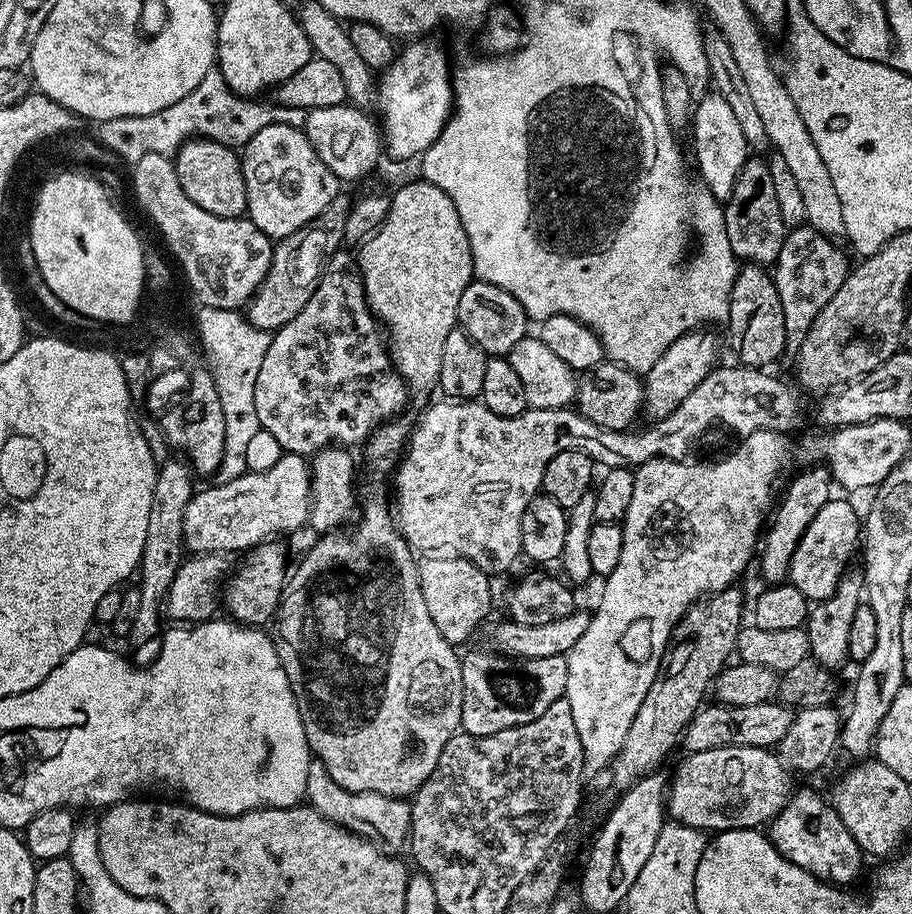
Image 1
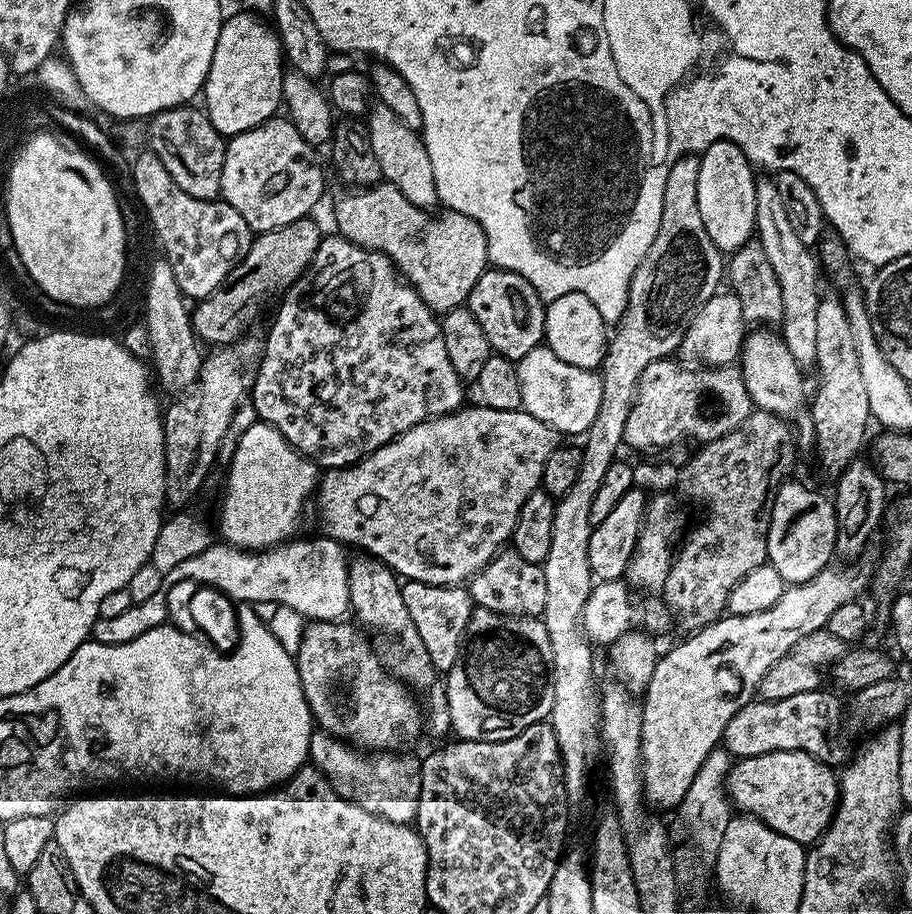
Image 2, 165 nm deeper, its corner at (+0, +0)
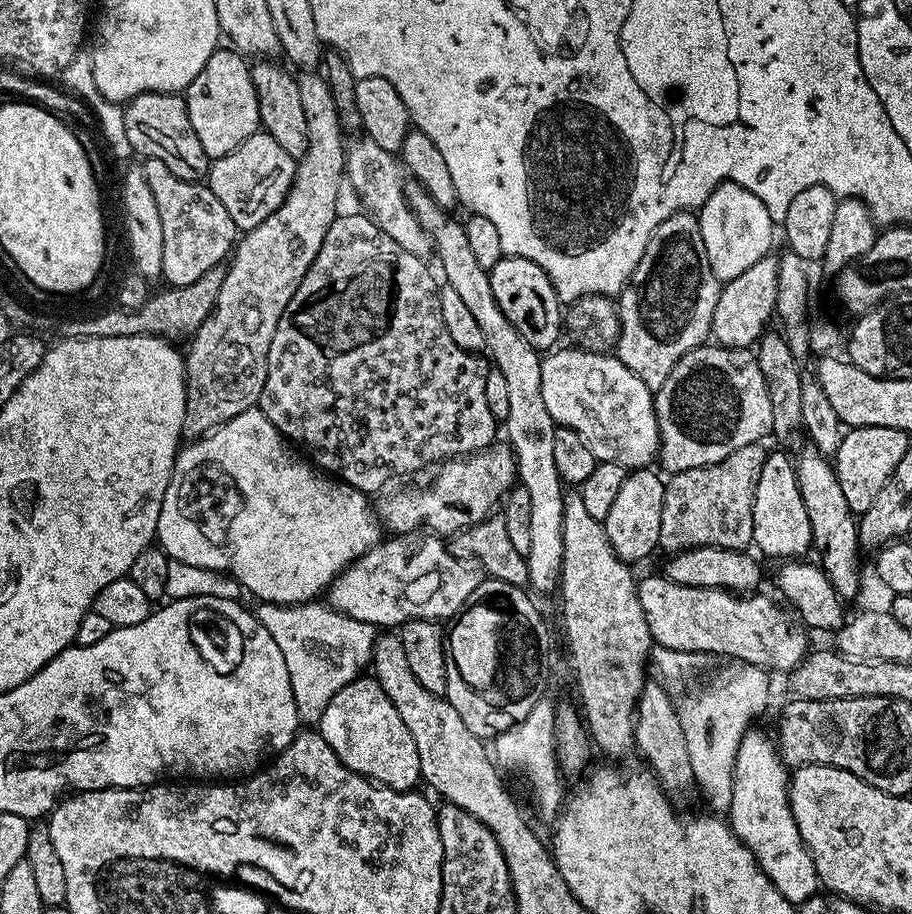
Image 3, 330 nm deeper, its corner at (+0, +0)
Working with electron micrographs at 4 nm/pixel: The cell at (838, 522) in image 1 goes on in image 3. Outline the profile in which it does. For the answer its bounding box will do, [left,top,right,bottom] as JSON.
[752,451,812,562]

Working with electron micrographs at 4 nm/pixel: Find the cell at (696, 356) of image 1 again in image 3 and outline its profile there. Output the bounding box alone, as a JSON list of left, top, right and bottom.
[711,254,778,349]

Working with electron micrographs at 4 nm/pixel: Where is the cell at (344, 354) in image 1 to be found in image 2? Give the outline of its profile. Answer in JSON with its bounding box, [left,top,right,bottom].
[250,234,466,470]

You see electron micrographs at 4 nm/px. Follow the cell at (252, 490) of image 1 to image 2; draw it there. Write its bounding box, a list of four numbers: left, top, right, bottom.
[314,406,558,586]

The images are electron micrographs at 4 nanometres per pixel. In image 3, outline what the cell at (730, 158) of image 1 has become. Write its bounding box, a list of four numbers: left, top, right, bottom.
[698,182,774,282]

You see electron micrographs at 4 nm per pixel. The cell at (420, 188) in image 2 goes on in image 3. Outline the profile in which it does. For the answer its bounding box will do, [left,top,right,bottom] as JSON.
[404,182,566,593]

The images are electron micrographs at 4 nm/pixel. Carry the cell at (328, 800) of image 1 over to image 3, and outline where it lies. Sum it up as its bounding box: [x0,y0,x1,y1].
[318,674,421,792]

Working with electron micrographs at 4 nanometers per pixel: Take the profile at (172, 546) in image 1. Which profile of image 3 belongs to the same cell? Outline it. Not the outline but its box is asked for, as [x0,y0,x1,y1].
[183,71,346,441]

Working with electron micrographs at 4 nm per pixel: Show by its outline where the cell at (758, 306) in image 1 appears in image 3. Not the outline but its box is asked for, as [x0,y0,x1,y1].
[795,443,860,602]

